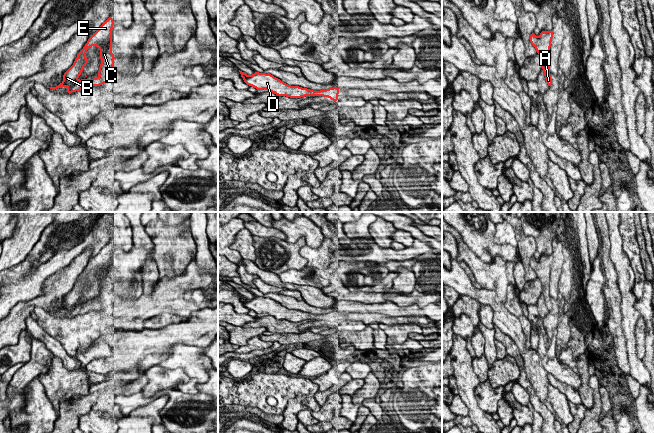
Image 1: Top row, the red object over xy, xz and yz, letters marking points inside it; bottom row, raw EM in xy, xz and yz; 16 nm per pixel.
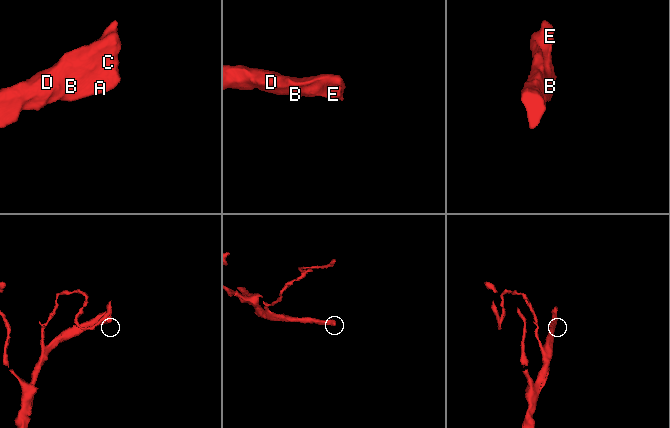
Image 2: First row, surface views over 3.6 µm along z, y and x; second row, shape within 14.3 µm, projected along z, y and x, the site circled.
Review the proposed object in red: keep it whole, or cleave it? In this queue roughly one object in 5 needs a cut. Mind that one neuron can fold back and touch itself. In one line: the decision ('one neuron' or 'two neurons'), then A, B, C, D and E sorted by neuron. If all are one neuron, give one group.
one neuron; A B C D E

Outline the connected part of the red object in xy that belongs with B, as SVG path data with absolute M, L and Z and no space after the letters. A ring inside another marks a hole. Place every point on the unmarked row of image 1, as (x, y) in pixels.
M109 241L99 253L88 263L84 272L78 277L76 284L71 292L63 299L63 306L56 311L47 311L52 314L67 310L67 317L84 314L92 310L100 310L111 304L115 299L114 279L112 278L112 256L114 245ZM91 270L97 270L100 273L101 289L99 291L99 301L94 303L78 304L83 291L88 287L85 280L87 273Z

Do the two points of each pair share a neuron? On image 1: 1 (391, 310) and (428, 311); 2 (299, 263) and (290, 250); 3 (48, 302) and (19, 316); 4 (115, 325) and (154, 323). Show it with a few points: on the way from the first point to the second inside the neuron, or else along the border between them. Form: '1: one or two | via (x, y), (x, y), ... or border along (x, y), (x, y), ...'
1: one | via (400, 311), (419, 311)
2: one | via (296, 260), (290, 253)
3: one | via (41, 302), (35, 302), (26, 309)
4: one | via (125, 324), (144, 323)

